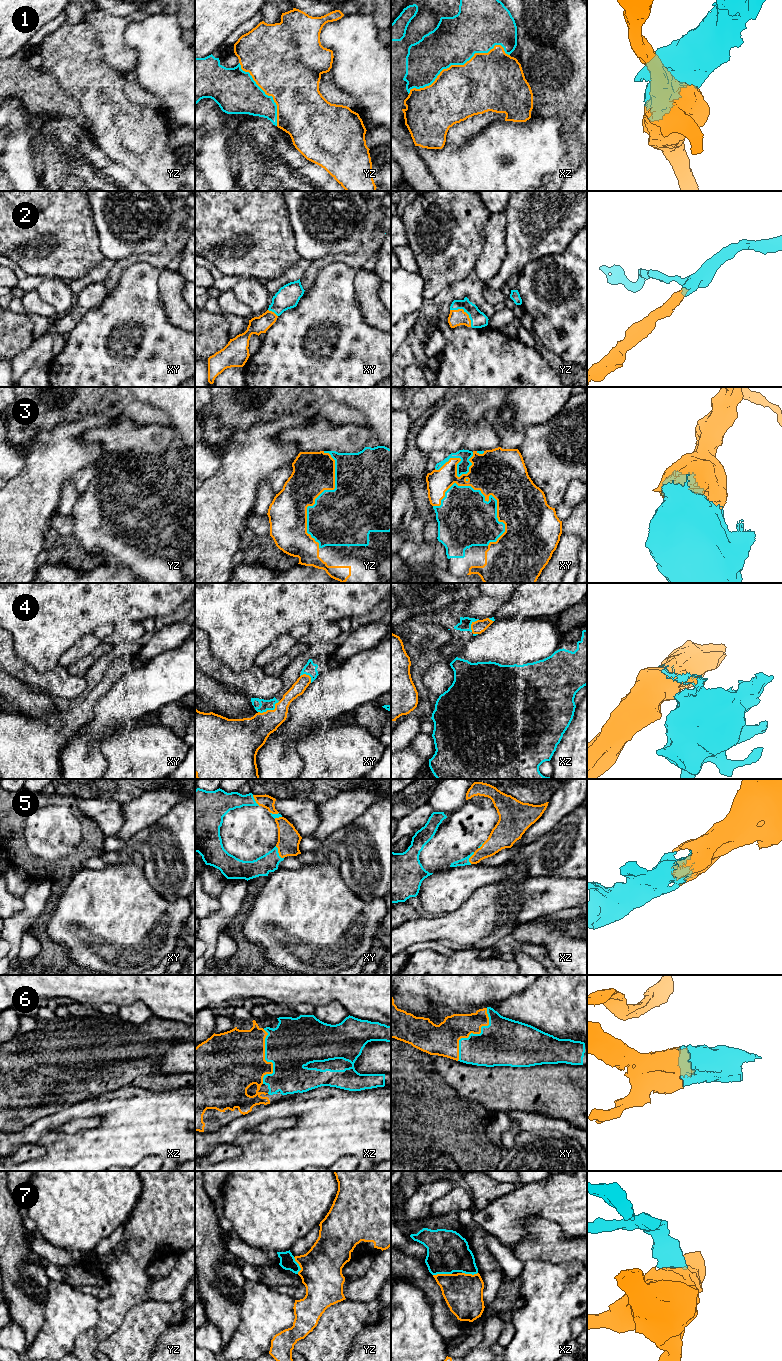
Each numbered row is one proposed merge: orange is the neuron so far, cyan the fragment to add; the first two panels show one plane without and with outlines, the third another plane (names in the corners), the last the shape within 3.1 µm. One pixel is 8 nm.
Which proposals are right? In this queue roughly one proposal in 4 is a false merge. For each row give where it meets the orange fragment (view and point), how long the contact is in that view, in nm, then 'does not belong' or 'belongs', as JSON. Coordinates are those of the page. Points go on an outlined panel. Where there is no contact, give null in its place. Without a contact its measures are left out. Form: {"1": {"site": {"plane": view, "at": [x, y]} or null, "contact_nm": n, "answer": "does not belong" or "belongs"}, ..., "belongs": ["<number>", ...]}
{"1": {"site": {"plane": "xz", "at": [458, 65]}, "contact_nm": 850, "answer": "does not belong"}, "2": {"site": {"plane": "yz", "at": [465, 312]}, "contact_nm": 220, "answer": "belongs"}, "3": {"site": {"plane": "xy", "at": [481, 492]}, "contact_nm": 600, "answer": "belongs"}, "4": {"site": {"plane": "xy", "at": [270, 710]}, "contact_nm": 200, "answer": "belongs"}, "5": {"site": {"plane": "xy", "at": [278, 852]}, "contact_nm": 120, "answer": "belongs"}, "6": {"site": {"plane": "xy", "at": [473, 1033]}, "contact_nm": 480, "answer": "belongs"}, "7": {"site": {"plane": "xz", "at": [442, 1274]}, "contact_nm": 150, "answer": "belongs"}, "belongs": ["2", "3", "4", "5", "6", "7"]}

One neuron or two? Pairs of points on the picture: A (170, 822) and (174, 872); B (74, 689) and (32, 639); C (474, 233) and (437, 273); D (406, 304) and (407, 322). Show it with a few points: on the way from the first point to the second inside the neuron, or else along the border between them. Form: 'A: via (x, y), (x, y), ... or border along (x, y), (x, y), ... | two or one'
A: via (172, 834), (172, 860) | one
B: border along (58, 663), (44, 671), (37, 671), (32, 666) | two
C: via (464, 243), (444, 263) | one
D: border along (418, 310), (407, 314), (401, 320) | two

